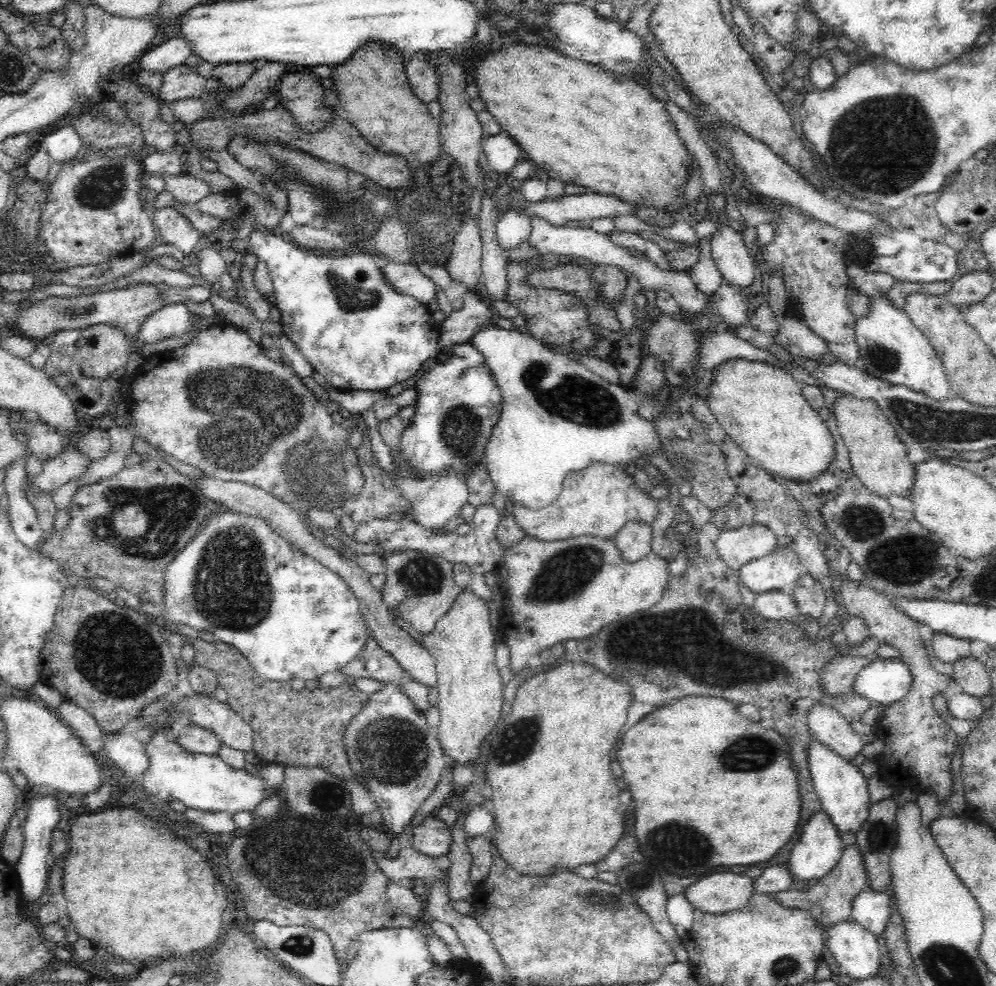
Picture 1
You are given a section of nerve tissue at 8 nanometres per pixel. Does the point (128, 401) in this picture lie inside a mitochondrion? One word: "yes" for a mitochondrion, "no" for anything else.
no

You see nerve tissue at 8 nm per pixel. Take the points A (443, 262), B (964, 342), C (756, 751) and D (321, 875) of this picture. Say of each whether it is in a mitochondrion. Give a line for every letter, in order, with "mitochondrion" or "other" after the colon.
A: other
B: other
C: mitochondrion
D: mitochondrion

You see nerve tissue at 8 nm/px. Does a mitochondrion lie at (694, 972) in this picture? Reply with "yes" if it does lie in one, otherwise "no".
no

